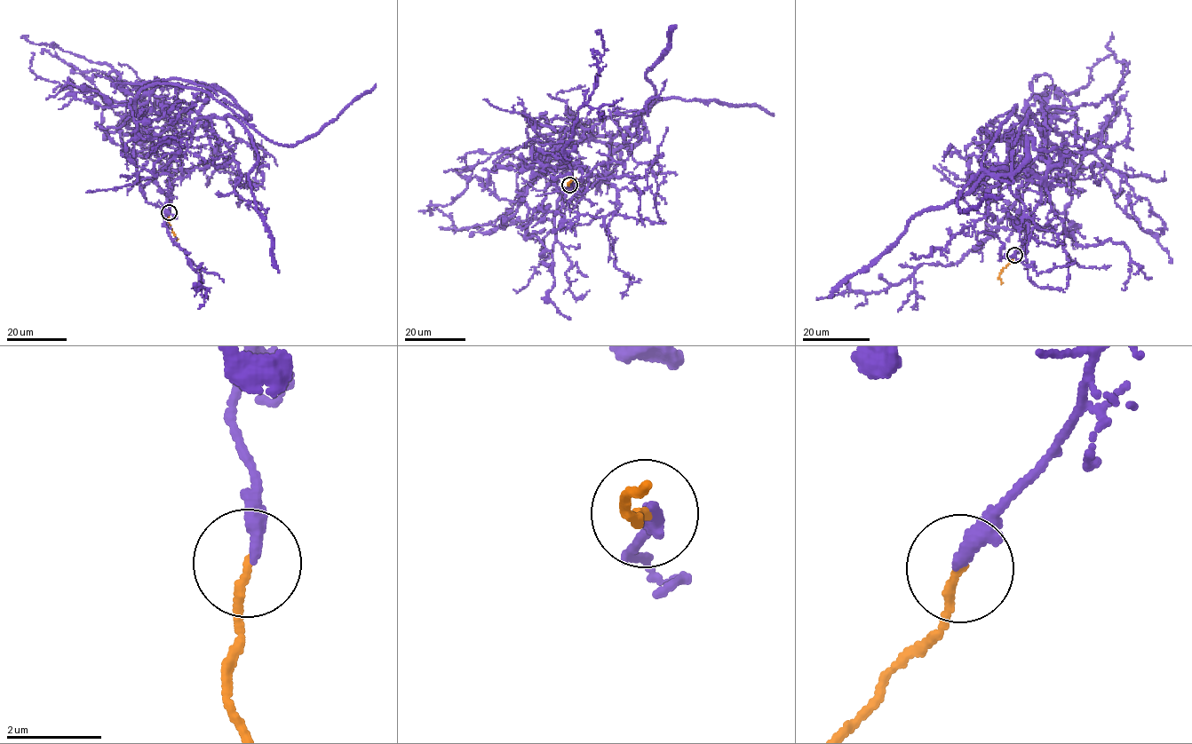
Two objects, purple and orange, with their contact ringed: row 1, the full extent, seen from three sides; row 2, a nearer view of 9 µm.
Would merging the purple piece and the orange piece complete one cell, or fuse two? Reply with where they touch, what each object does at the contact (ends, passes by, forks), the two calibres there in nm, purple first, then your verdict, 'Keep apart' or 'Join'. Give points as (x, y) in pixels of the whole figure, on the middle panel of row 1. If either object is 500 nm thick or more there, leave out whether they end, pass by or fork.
Place: (569, 185). At the ring purple ends. At the ring orange ends. Thickness 320 nm (purple) against 160 nm. Join

